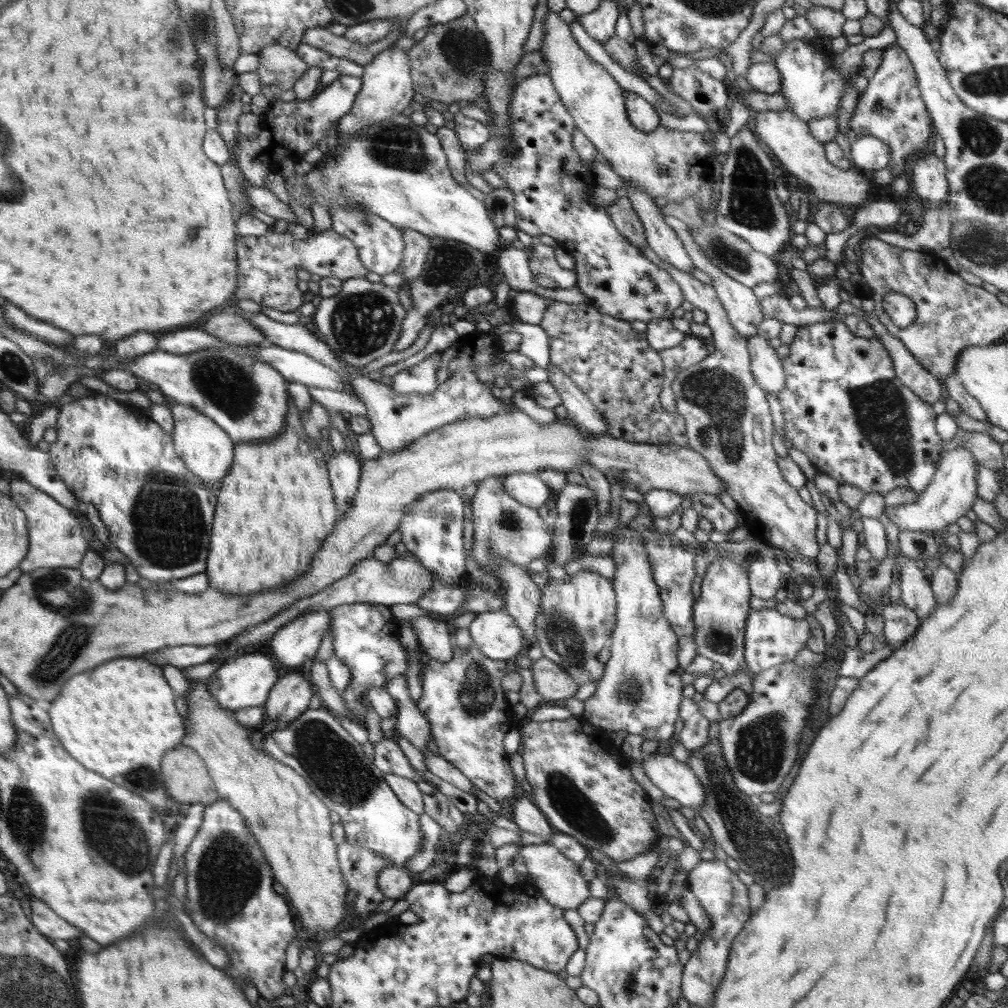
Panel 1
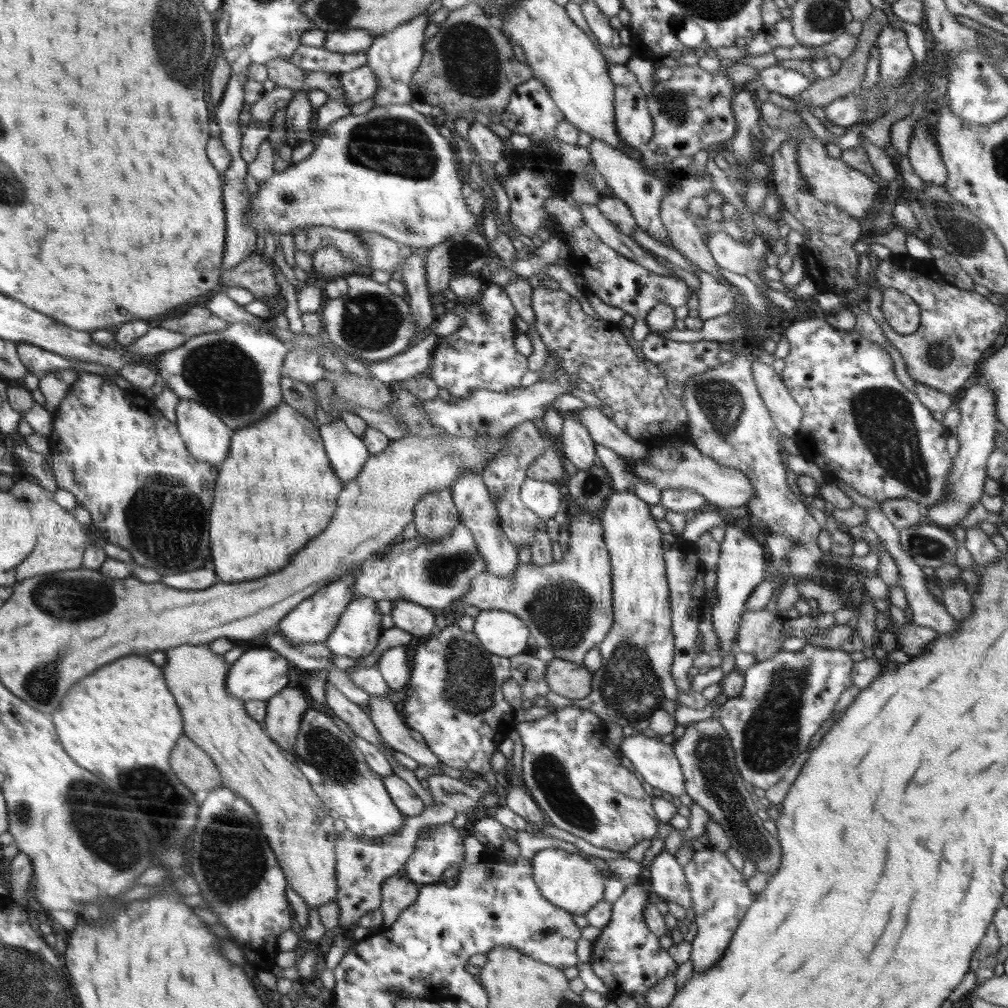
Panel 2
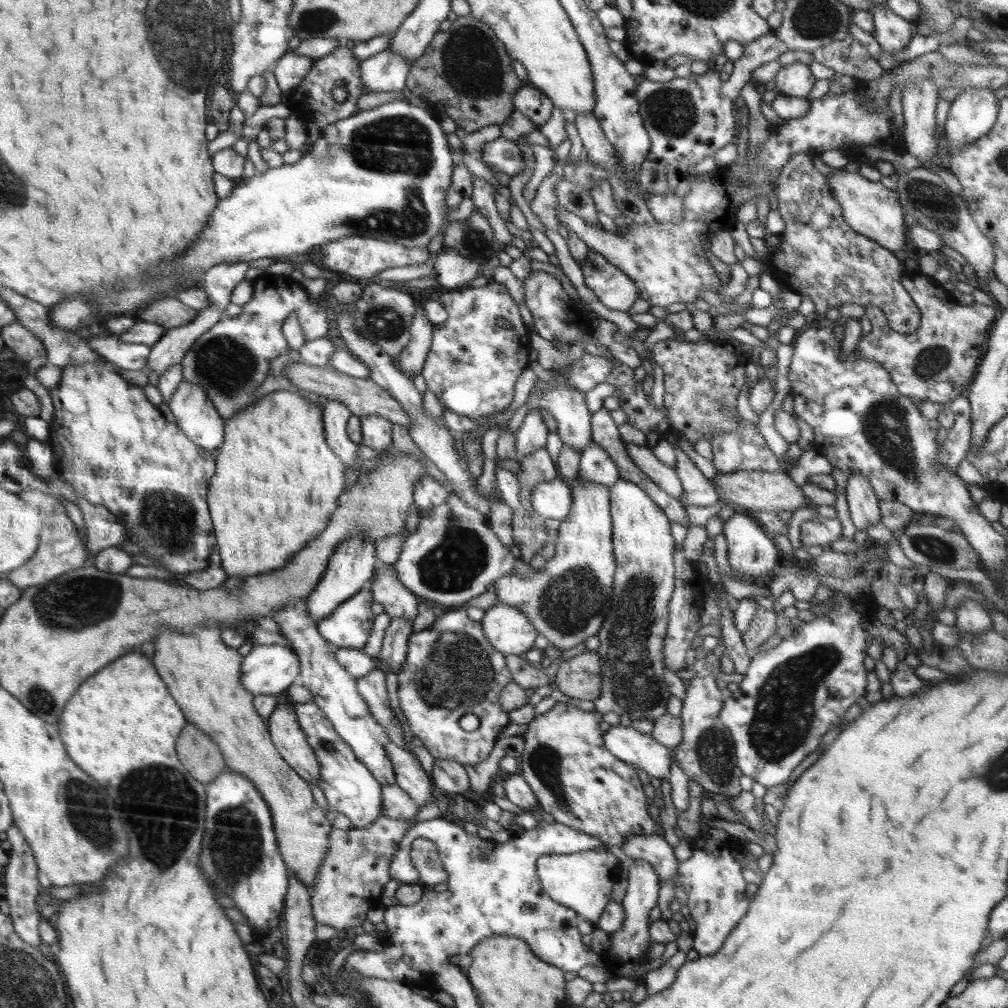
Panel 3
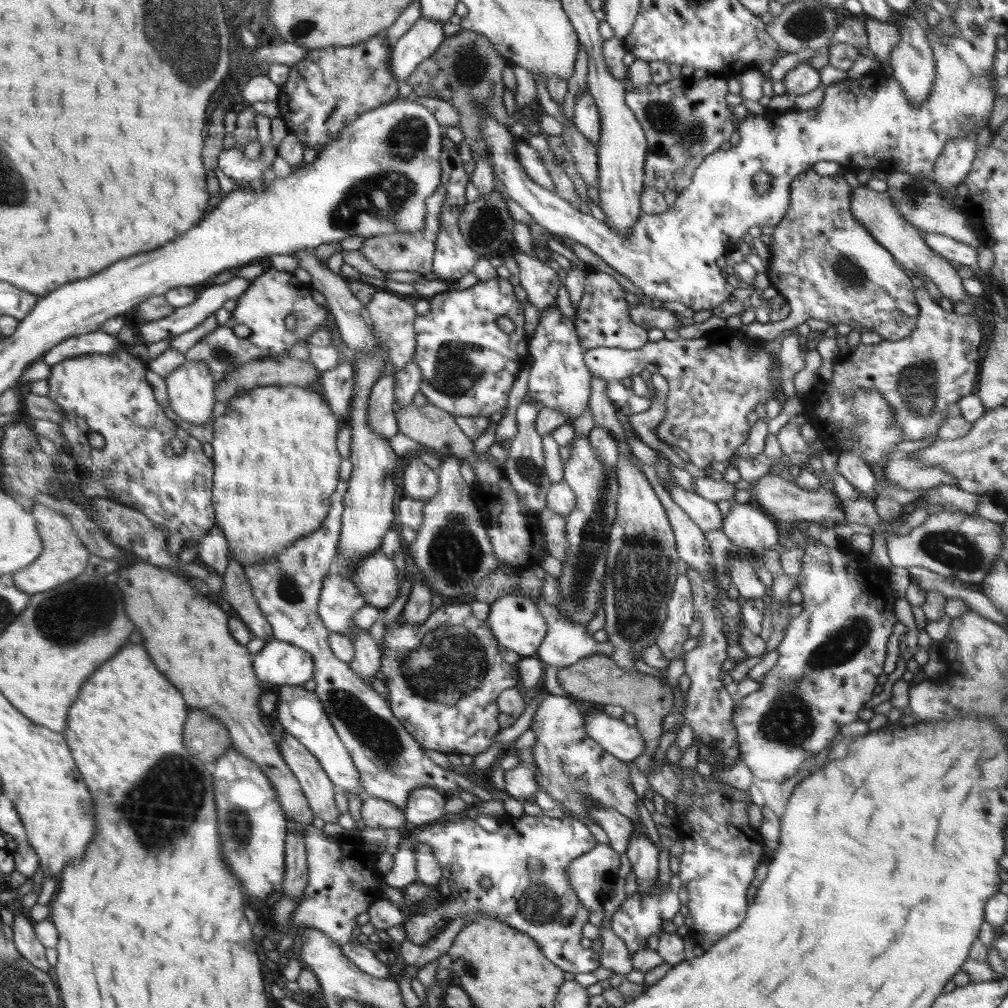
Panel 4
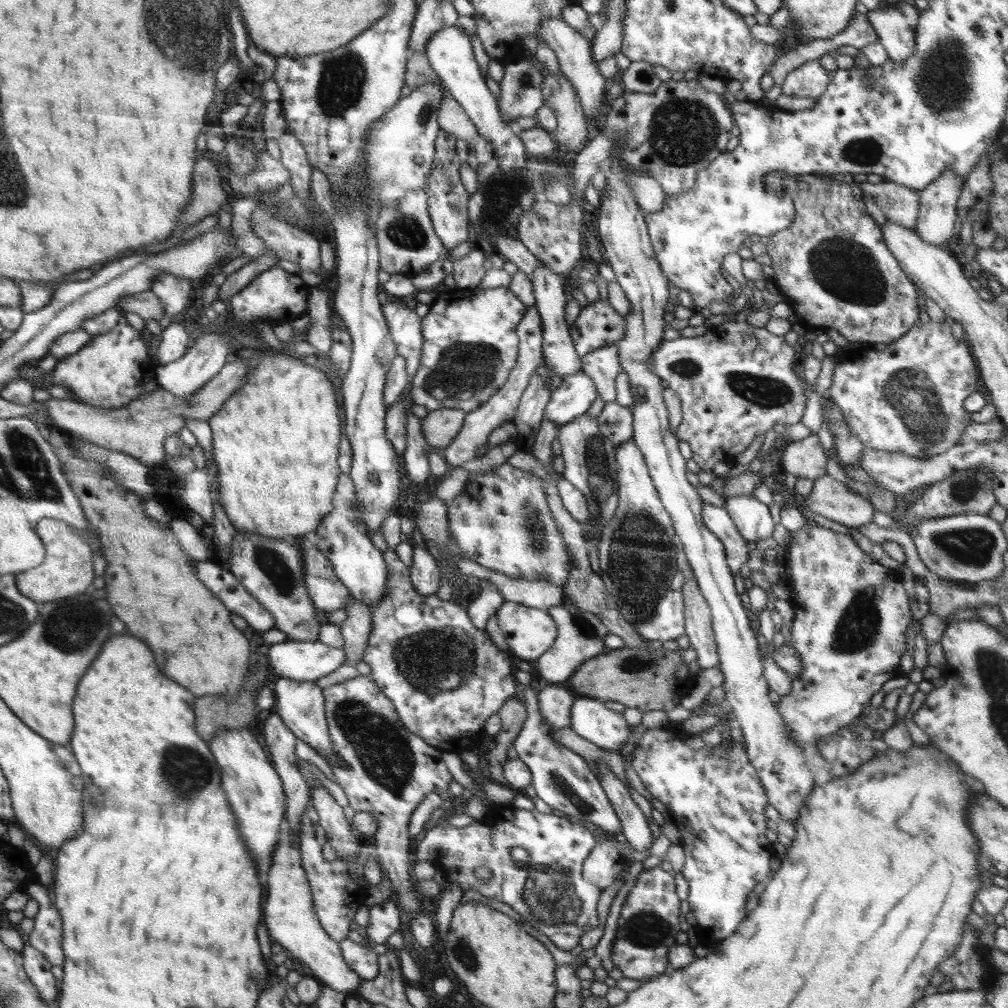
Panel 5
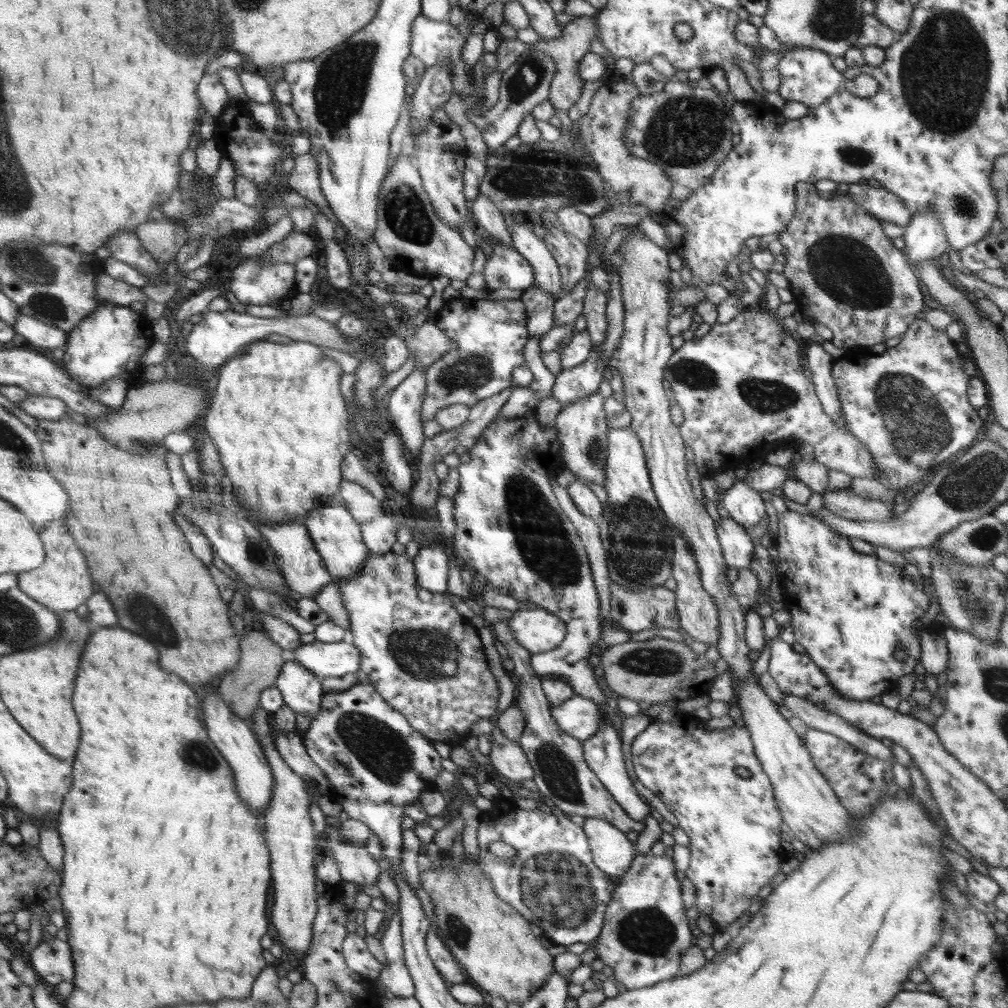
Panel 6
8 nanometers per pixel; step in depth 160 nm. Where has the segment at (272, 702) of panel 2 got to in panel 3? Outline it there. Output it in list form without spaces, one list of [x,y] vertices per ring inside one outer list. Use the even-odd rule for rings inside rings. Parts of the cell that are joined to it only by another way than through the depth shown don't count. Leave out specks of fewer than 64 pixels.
[[[278,703],[272,716],[267,718],[272,740],[275,741],[279,752],[283,753],[284,760],[287,760],[304,780],[319,786],[321,766],[307,743],[306,735],[296,717],[293,705]]]

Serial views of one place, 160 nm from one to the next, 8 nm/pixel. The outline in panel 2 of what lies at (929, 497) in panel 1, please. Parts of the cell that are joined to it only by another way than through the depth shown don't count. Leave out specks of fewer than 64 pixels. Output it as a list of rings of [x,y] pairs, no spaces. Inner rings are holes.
[[[974,384],[972,388],[964,390],[958,397],[958,407],[962,420],[958,426],[958,437],[960,450],[952,458],[952,472],[948,474],[947,499],[935,504],[935,507],[925,508],[926,518],[942,528],[954,528],[961,521],[972,504],[980,501],[984,494],[984,483],[987,479],[987,461],[990,454],[995,450],[995,435],[1000,421],[996,417],[996,401],[994,401],[994,388]]]

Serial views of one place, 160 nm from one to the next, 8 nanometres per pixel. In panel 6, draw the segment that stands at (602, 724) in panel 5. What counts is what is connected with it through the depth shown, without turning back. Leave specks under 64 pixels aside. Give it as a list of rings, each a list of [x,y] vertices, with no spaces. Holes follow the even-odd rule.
[[[574,695],[562,704],[551,706],[551,713],[558,726],[580,742],[599,732],[603,714],[597,704],[589,698]]]

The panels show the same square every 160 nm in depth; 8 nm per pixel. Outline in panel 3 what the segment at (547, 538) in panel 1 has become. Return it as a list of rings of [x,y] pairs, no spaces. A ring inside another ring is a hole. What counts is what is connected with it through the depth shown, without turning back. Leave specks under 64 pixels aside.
[[[529,411],[522,422],[522,426],[518,428],[516,434],[516,454],[519,458],[526,458],[530,453],[534,453],[536,449],[544,446],[549,434],[548,427],[542,421],[540,411]]]

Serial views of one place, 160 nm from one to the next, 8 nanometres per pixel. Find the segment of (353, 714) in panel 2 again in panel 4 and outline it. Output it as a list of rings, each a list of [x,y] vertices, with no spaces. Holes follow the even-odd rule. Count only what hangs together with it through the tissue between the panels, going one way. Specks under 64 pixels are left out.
[[[420,787],[408,795],[404,811],[410,824],[428,825],[445,814],[450,807],[452,806],[448,803],[446,794],[432,787]]]

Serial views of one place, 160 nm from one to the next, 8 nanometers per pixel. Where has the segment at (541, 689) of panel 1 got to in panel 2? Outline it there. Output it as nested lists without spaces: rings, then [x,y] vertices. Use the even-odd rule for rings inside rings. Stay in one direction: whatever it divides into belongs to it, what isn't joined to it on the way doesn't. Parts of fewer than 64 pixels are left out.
[[[555,658],[546,663],[544,674],[548,688],[566,698],[584,699],[592,695],[592,673],[586,665]]]

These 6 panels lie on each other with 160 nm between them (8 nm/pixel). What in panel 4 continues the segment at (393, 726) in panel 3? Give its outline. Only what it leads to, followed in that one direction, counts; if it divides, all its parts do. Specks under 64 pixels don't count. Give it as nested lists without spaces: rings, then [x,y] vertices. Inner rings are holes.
[[[358,629],[350,633],[349,636],[353,640],[355,655],[348,666],[356,676],[369,684],[370,678],[381,670],[381,650],[370,635],[369,629]]]

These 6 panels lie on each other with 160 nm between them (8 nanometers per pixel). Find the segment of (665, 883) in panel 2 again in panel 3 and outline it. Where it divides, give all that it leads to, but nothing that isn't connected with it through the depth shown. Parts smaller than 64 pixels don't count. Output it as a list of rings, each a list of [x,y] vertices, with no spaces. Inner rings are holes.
[[[656,834],[629,836],[620,848],[630,858],[645,860],[656,870],[660,881],[672,879],[675,875],[675,883],[678,882],[677,870],[679,863],[674,857],[673,847],[664,840],[664,837]]]

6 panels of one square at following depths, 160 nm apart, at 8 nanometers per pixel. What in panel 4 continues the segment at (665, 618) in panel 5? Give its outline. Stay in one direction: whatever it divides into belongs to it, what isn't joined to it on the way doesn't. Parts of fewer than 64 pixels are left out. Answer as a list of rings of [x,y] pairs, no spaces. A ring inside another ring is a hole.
[[[679,574],[667,604],[666,620],[662,623],[662,630],[656,638],[656,644],[664,658],[676,660],[686,653],[682,646],[690,637],[688,628],[694,620],[694,611],[689,578],[686,574]]]

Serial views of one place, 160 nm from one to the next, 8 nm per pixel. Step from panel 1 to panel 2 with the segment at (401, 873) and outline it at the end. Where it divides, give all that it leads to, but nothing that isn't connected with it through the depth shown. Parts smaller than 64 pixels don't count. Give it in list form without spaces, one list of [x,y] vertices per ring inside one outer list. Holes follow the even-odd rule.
[[[394,875],[386,878],[381,888],[381,912],[383,925],[390,927],[396,922],[398,915],[408,908],[418,897],[420,884],[416,884],[404,875]]]

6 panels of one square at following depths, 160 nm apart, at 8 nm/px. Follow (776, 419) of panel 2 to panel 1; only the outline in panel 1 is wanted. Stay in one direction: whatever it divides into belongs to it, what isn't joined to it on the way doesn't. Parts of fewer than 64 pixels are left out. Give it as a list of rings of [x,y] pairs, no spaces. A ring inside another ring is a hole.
[[[758,335],[747,339],[747,349],[751,358],[750,368],[754,373],[756,384],[762,390],[778,398],[778,394],[784,390],[784,384],[786,384],[786,373],[776,349]]]

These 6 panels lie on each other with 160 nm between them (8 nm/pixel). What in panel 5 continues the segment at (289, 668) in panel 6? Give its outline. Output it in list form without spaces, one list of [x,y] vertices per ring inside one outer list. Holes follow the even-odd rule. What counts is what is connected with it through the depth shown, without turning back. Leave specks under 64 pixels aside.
[[[279,677],[278,681],[274,684],[273,691],[277,700],[273,711],[297,736],[297,739],[312,746],[322,758],[329,758],[330,761],[334,761],[335,752],[331,736],[328,732],[323,689],[316,684],[316,681],[298,681]]]

